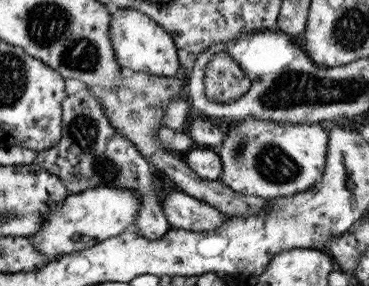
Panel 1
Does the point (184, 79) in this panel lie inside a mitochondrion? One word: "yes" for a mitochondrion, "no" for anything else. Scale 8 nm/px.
no

